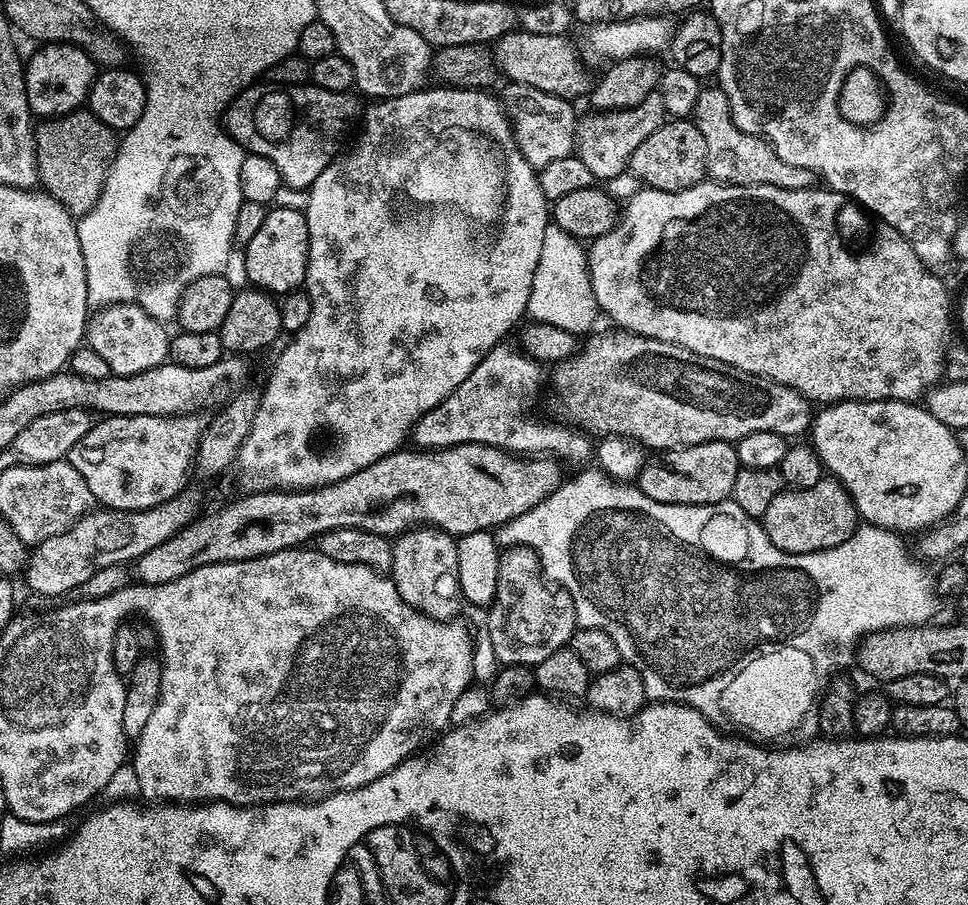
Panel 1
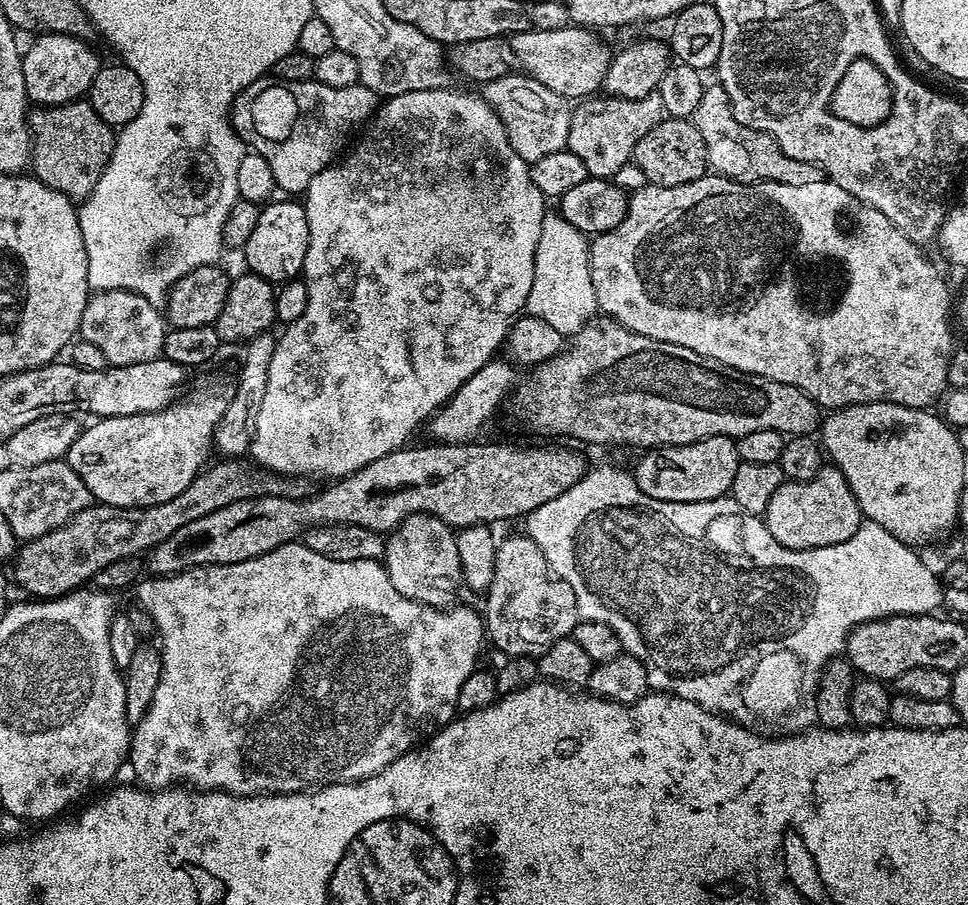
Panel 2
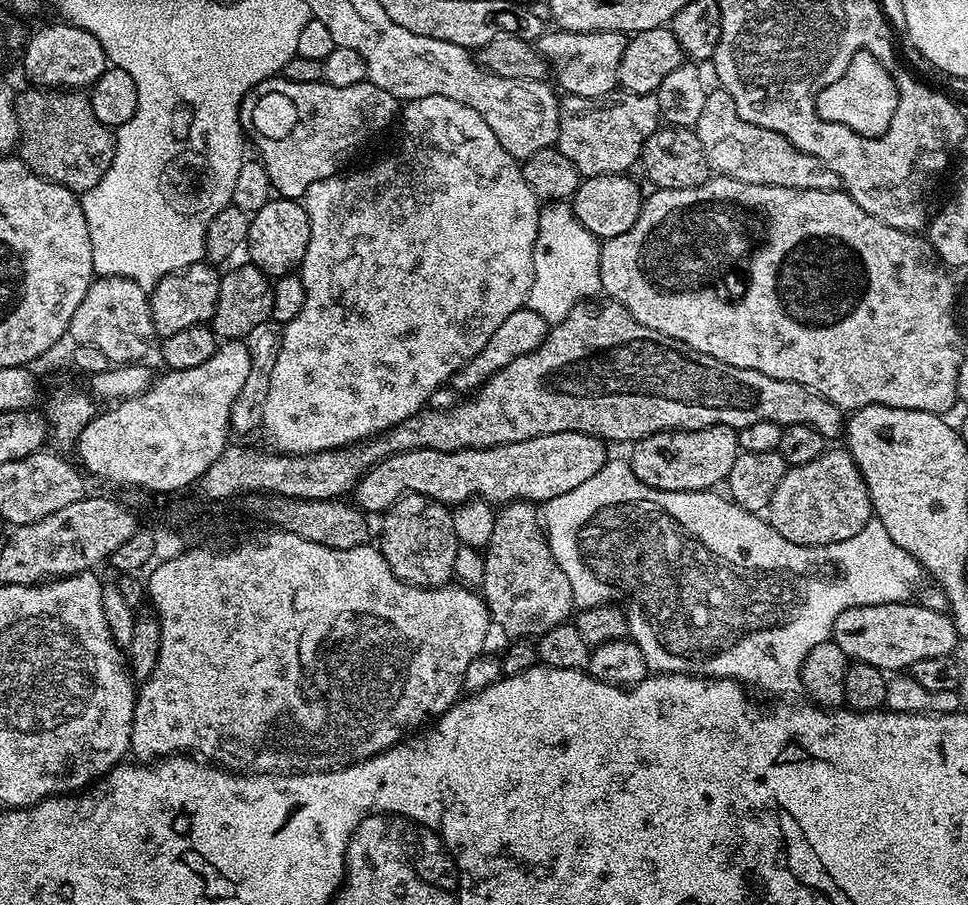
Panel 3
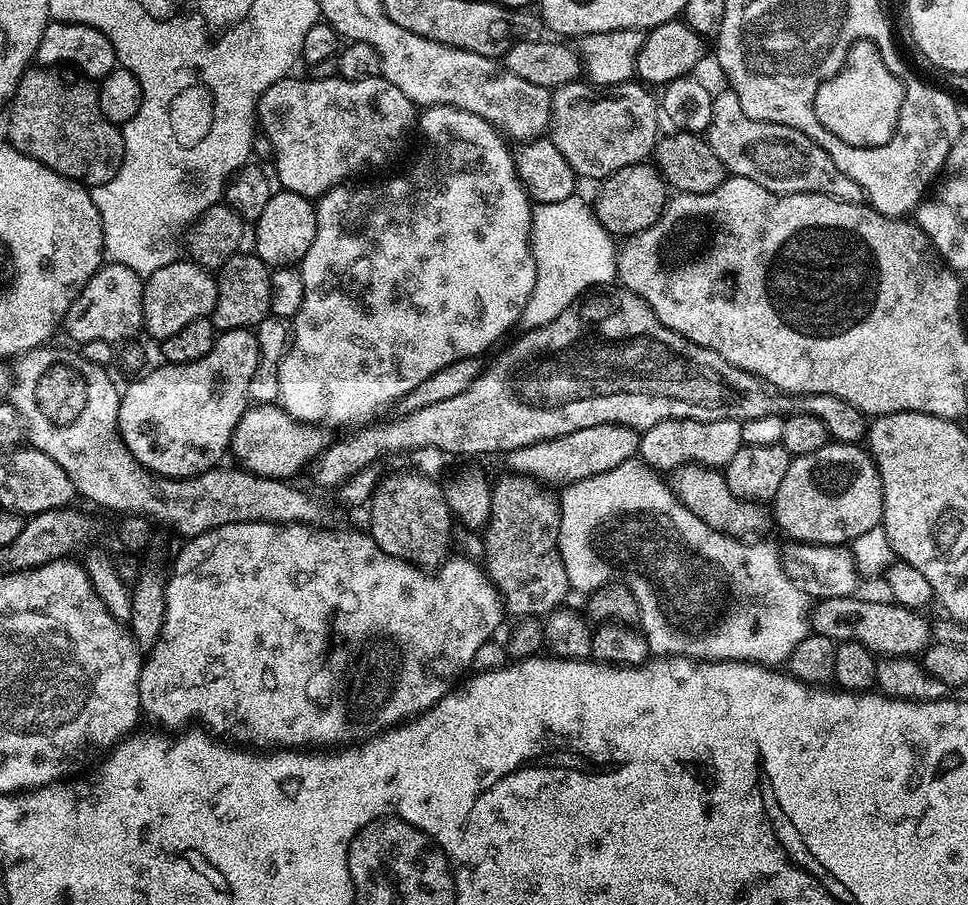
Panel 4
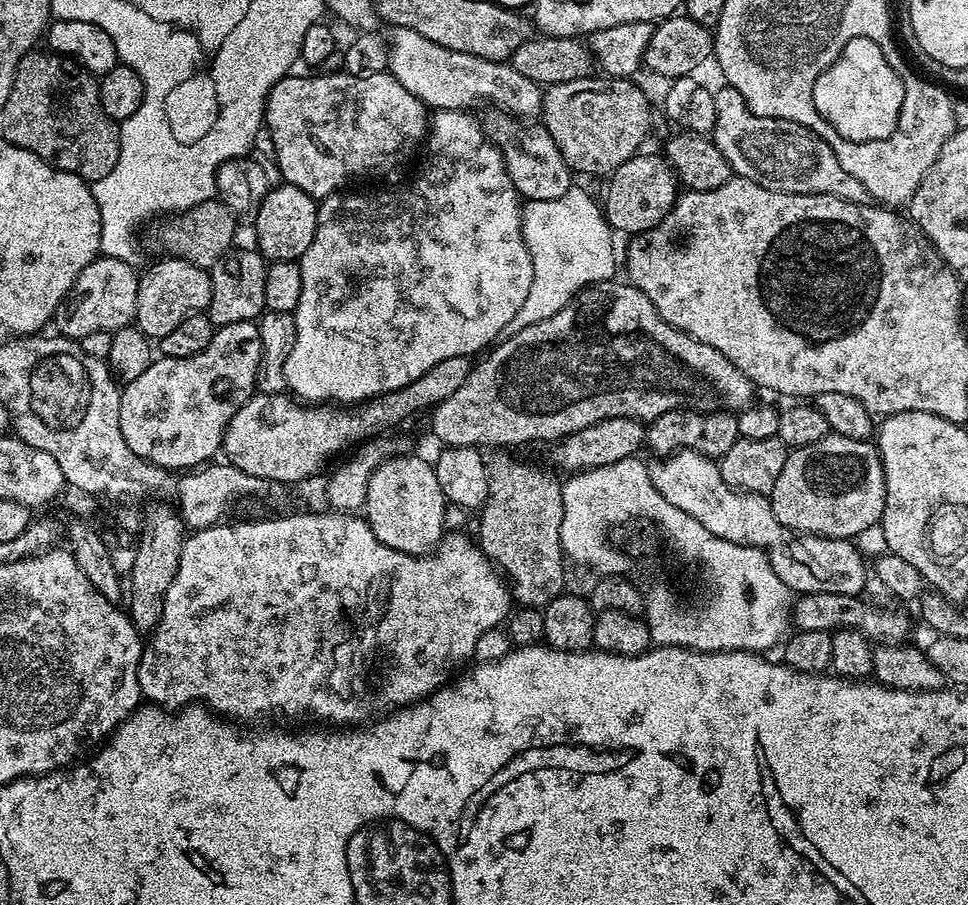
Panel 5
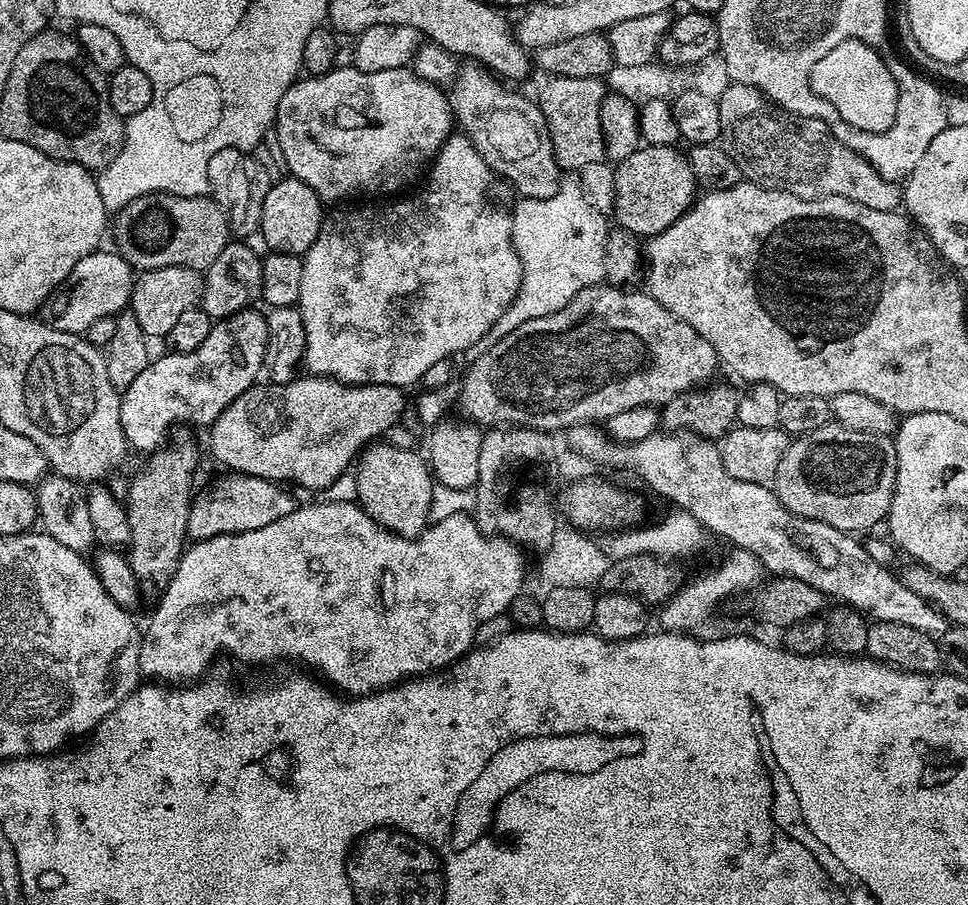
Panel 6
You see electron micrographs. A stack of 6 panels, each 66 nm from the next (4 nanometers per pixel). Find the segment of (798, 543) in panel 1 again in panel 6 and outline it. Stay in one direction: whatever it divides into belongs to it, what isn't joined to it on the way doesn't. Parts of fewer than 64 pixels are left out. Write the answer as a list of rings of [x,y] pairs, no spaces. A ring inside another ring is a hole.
[[[833,422],[789,443],[770,487],[790,514],[861,534],[887,517],[895,481],[896,445],[888,436],[862,434]]]

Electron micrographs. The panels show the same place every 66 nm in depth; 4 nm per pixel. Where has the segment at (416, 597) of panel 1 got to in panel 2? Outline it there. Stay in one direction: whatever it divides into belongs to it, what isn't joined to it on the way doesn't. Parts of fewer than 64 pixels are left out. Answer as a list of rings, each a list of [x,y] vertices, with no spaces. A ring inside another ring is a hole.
[[[411,512],[384,541],[382,563],[388,572],[394,590],[411,600],[418,600],[432,608],[449,607],[456,587],[461,587],[460,559],[456,545],[456,532],[451,524],[442,522],[429,512]]]

